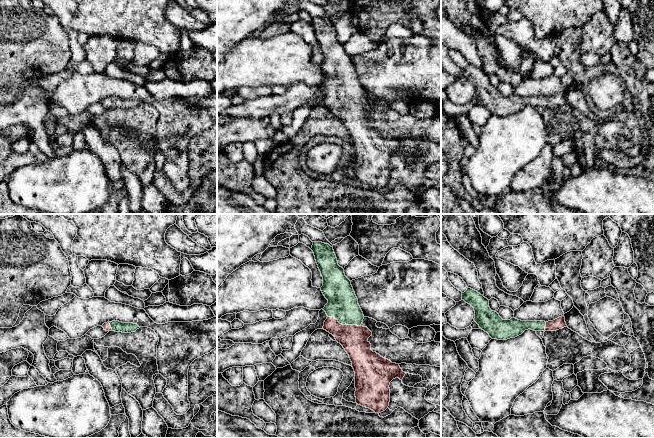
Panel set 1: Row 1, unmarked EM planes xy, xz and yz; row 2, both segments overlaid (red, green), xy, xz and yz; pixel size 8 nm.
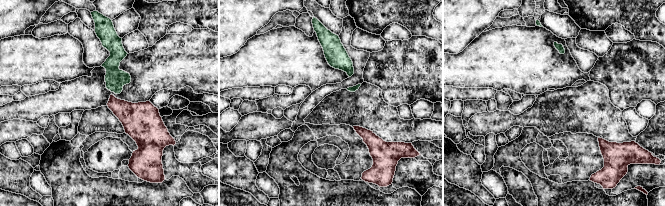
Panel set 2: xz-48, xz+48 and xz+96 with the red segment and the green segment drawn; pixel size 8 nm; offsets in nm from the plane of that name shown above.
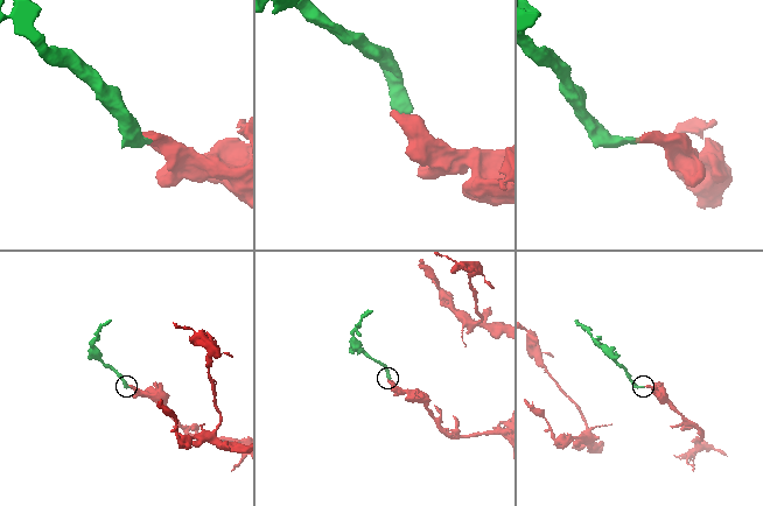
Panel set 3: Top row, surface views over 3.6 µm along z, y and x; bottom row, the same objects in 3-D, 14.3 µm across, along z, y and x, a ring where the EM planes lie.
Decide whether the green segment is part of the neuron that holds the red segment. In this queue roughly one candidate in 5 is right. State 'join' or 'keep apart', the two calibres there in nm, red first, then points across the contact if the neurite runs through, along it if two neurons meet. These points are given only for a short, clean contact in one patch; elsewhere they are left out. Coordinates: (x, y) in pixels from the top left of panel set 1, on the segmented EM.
join | 220/240 nm | across xz (354, 339), (344, 325), (342, 304)

